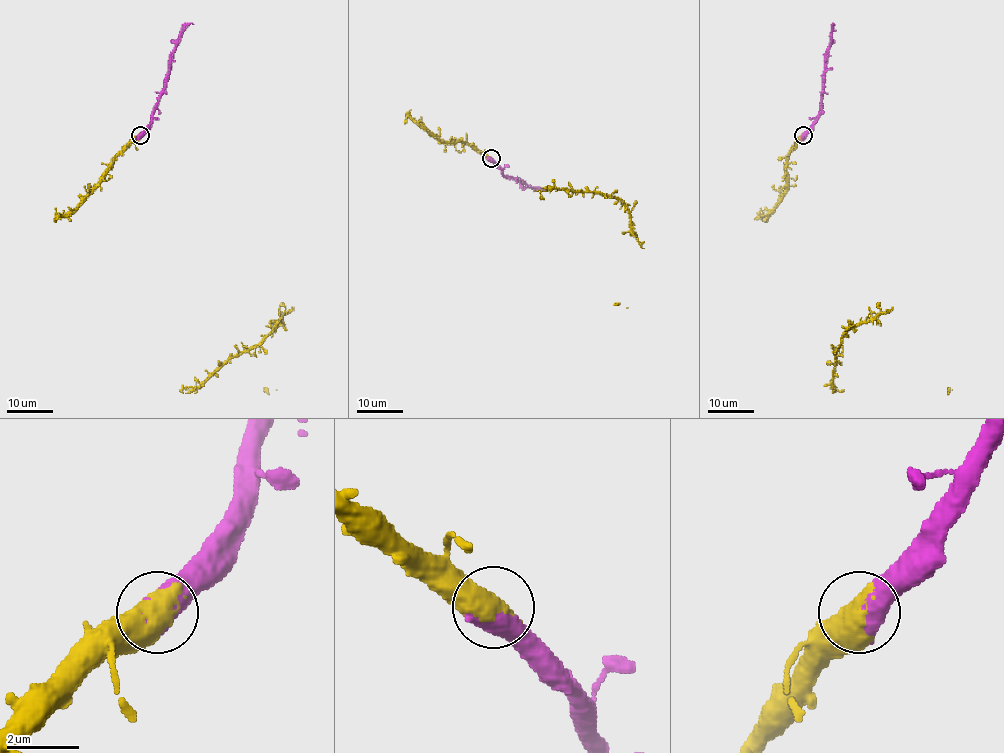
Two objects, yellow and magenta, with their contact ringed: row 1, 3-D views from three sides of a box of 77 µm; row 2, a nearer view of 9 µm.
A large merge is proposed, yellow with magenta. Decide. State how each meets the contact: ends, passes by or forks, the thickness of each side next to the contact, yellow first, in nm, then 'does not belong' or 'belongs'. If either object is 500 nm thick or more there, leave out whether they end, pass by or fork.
600/600 nm | belongs

